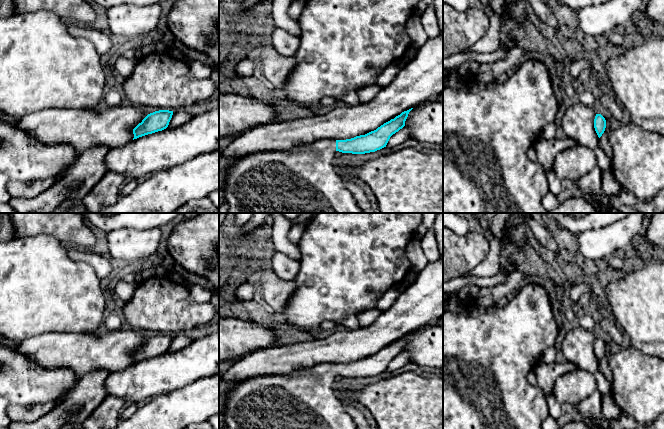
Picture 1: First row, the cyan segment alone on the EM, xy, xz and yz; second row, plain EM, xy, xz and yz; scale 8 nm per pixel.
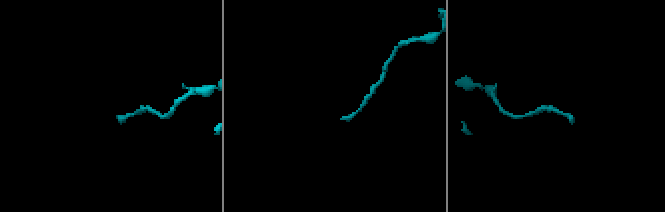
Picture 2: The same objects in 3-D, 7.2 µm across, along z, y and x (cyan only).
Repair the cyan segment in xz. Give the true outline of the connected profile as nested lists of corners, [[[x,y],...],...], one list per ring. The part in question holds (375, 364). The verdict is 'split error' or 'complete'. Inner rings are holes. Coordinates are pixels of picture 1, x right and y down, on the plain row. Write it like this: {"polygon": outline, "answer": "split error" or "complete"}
{"polygon": [[[412,333],[402,336],[374,355],[351,363],[321,363],[288,375],[263,375],[236,383],[226,394],[224,409],[225,427],[227,429],[358,429],[340,399],[334,394],[332,389],[333,378],[336,375],[365,378],[386,371],[390,361],[405,350],[405,345]]], "answer": "split error"}

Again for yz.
{"polygon": [[[596,338],[594,343],[594,352],[598,361],[600,362],[606,352],[606,344],[601,338]]], "answer": "complete"}

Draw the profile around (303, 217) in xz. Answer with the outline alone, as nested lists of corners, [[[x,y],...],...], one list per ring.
[[[300,213],[296,219],[291,220],[292,226],[308,221],[313,215],[314,213]]]

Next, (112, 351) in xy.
[[[122,328],[118,331],[103,329],[97,333],[47,333],[22,340],[16,350],[46,369],[68,368],[81,378],[94,370],[113,373],[128,368],[134,362],[133,353],[146,340],[140,330]]]

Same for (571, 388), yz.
[[[577,368],[559,376],[554,382],[552,393],[561,405],[577,405],[596,390],[594,374]]]

